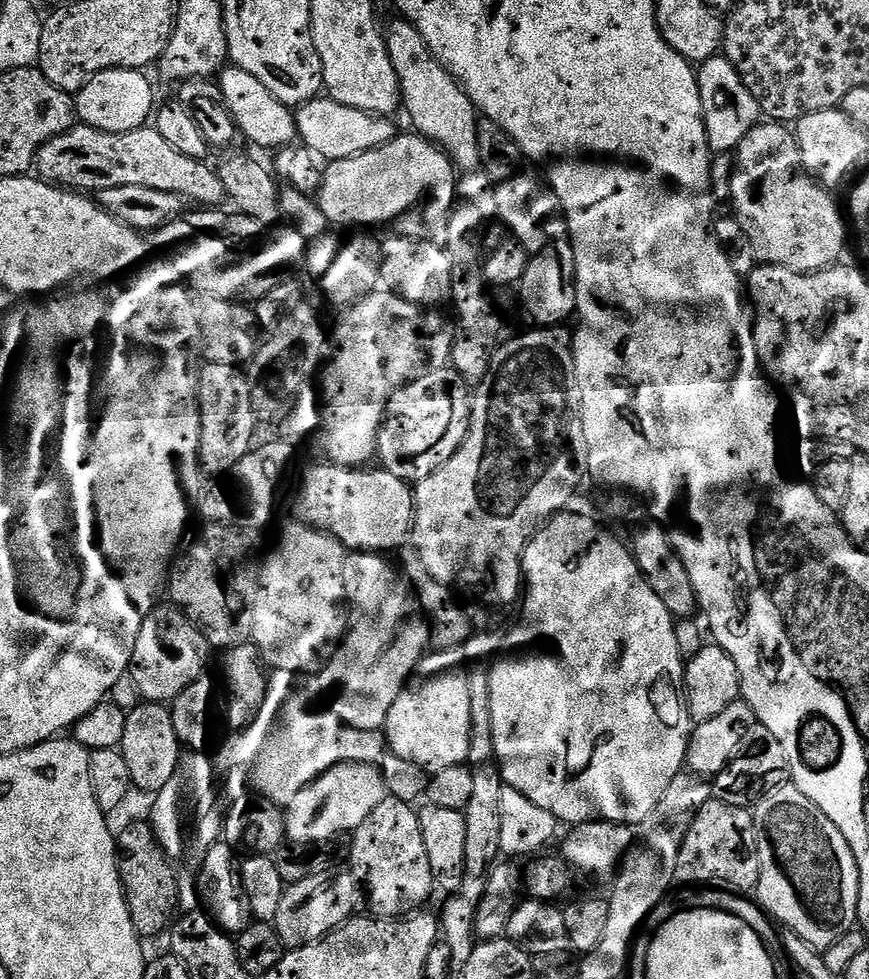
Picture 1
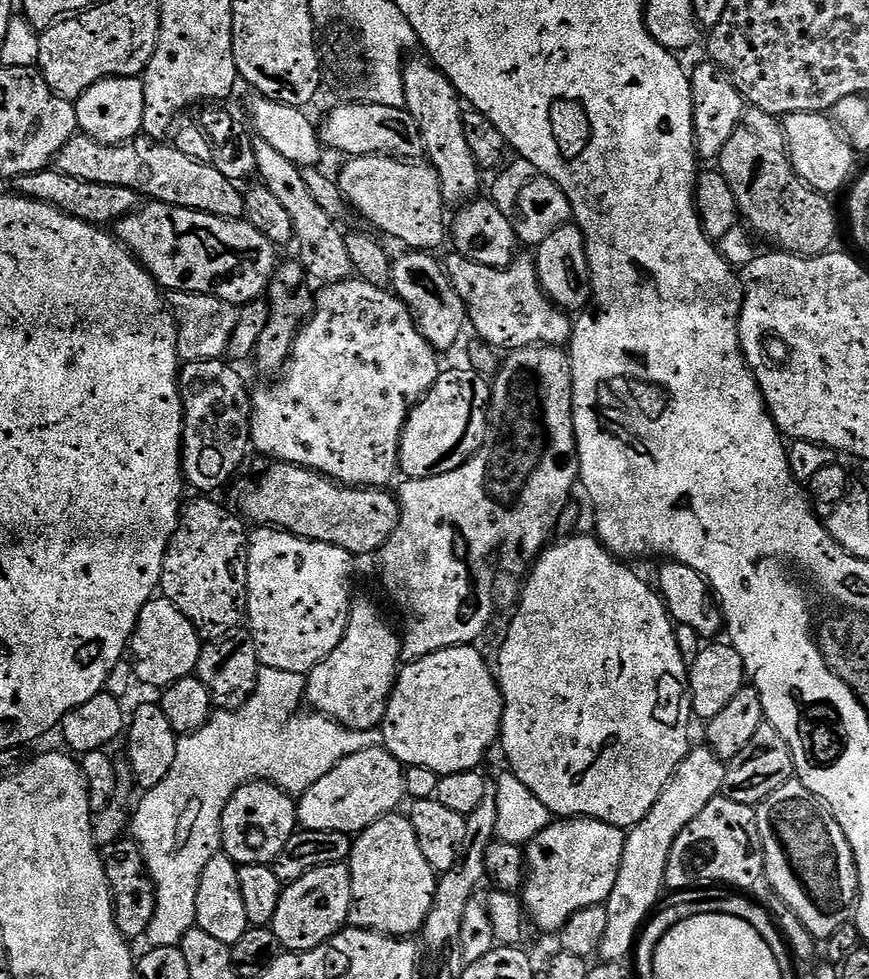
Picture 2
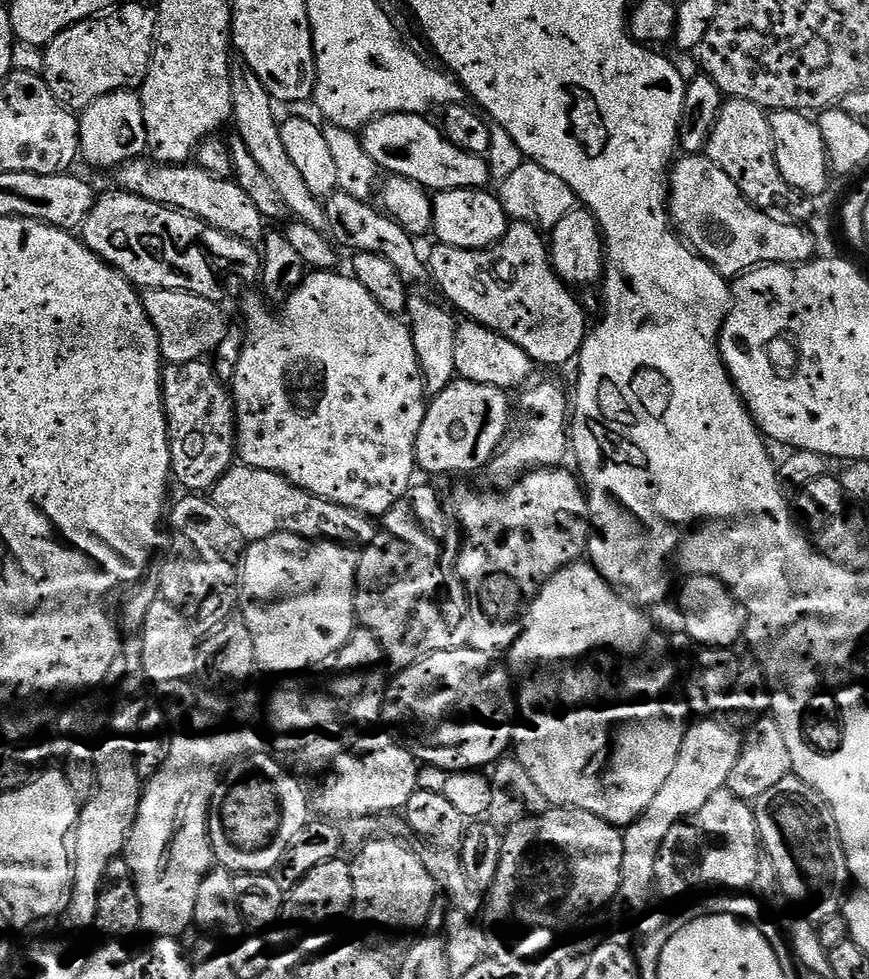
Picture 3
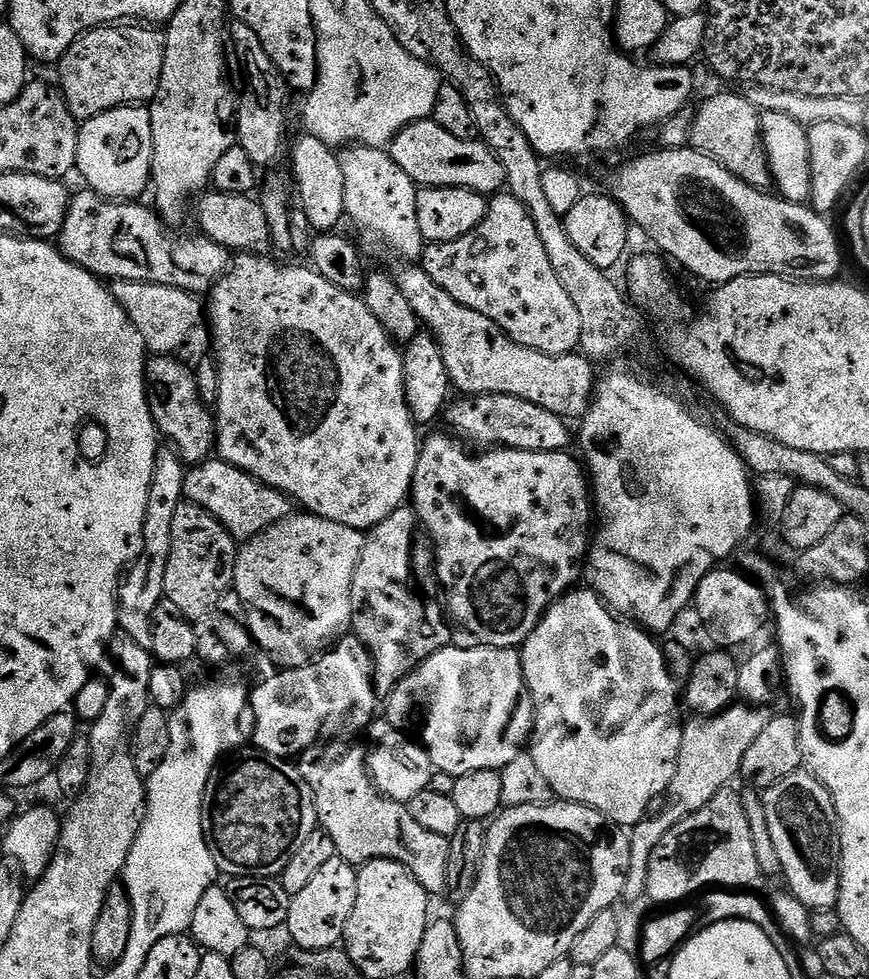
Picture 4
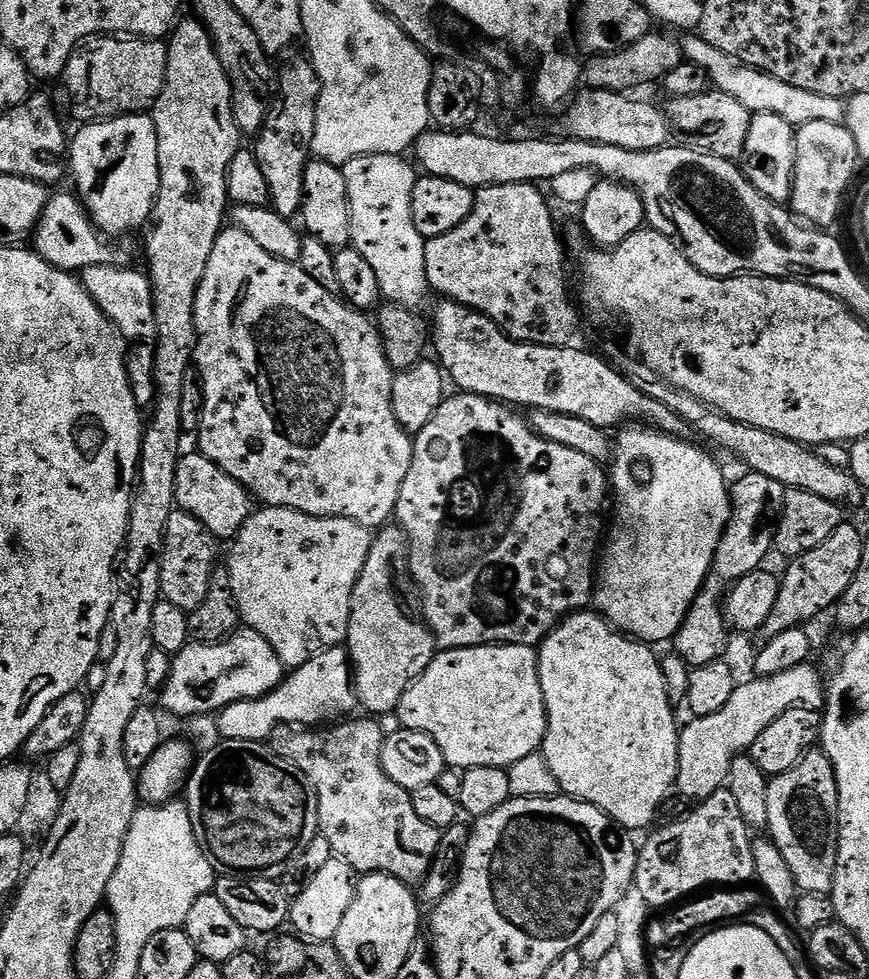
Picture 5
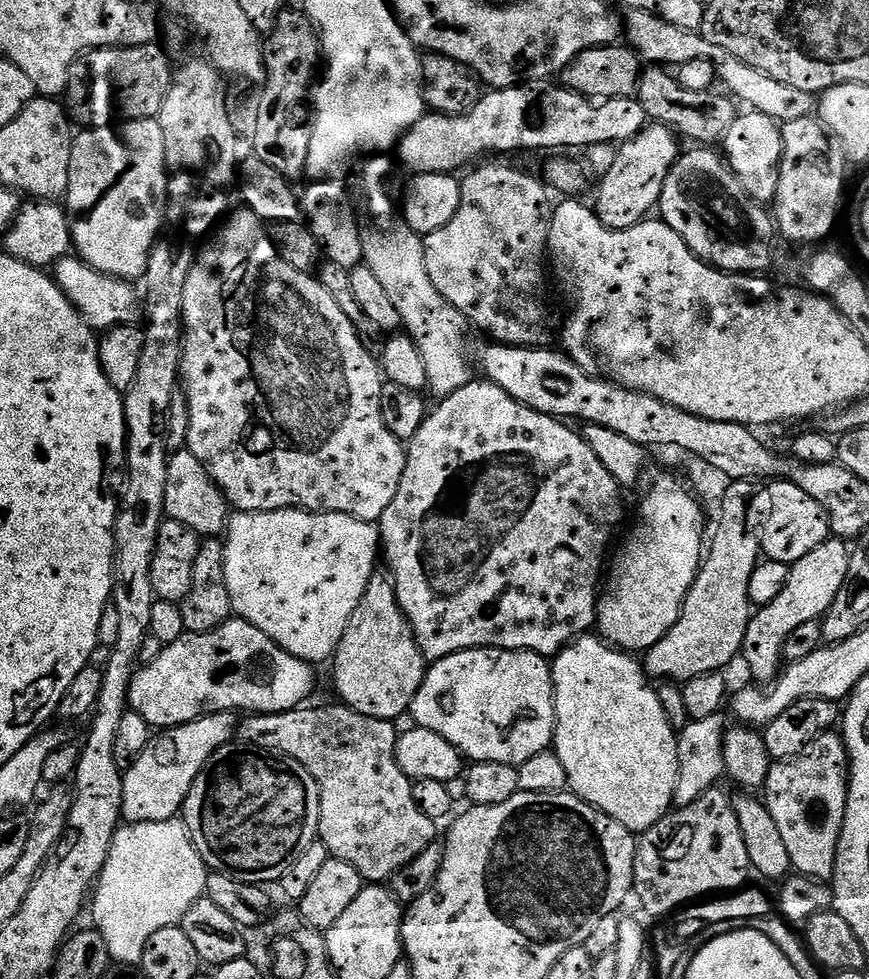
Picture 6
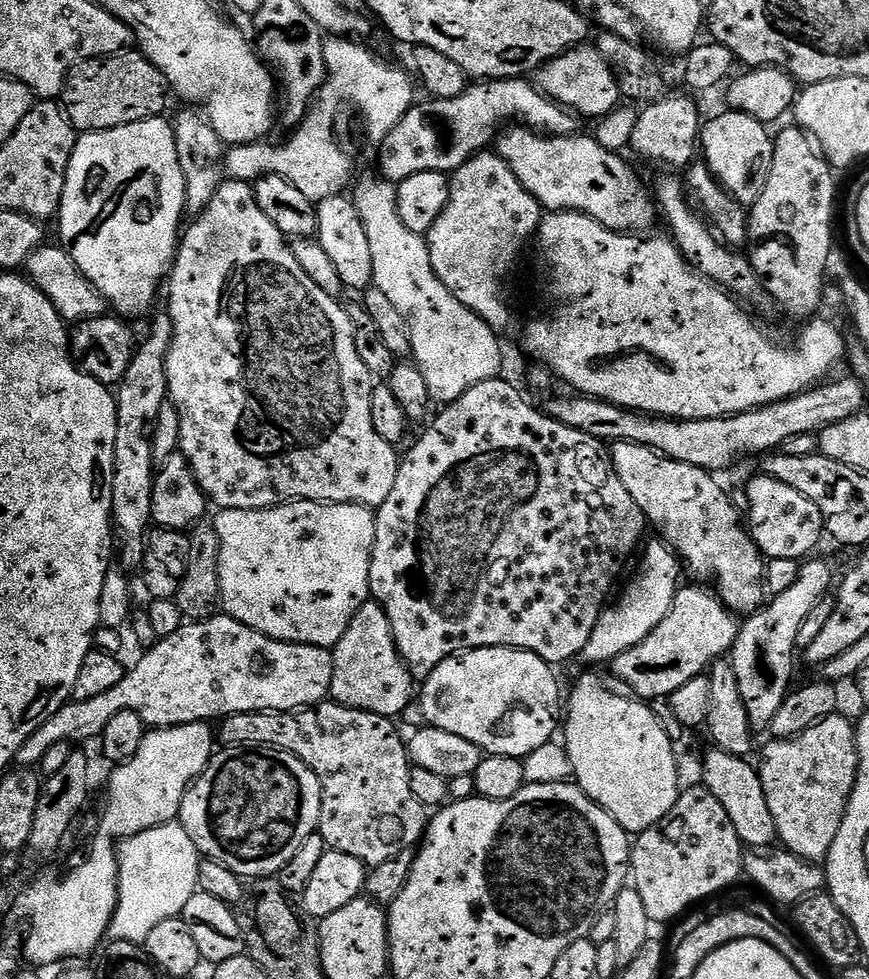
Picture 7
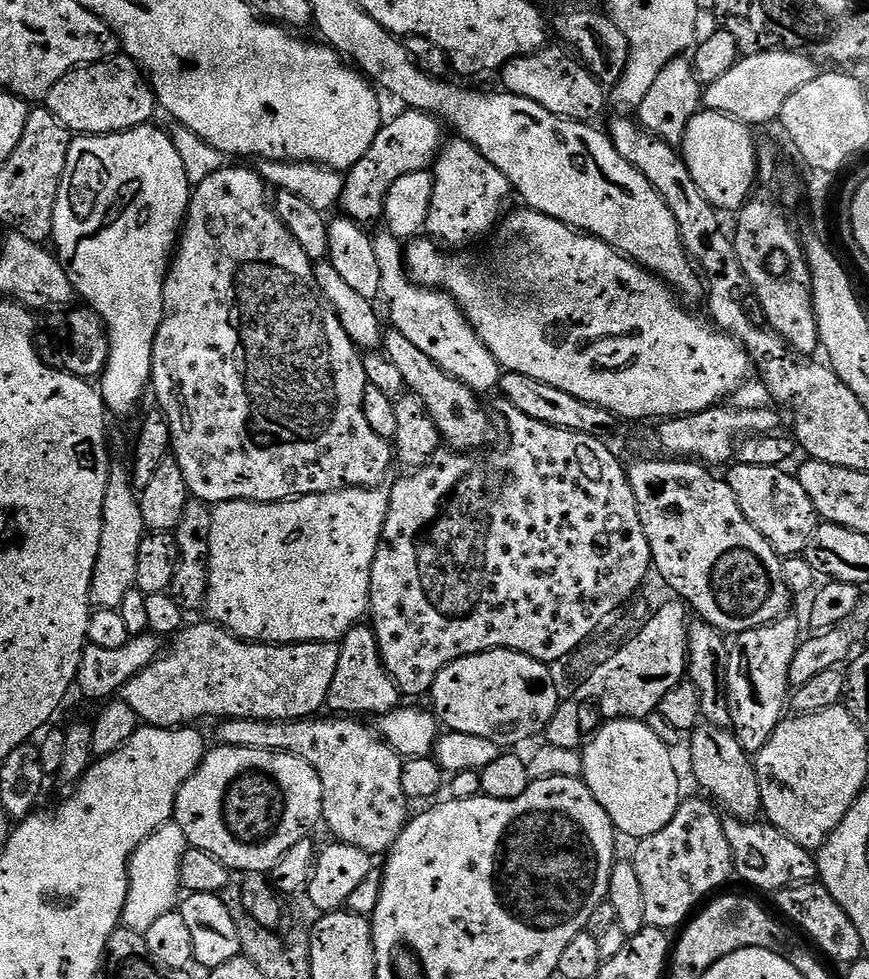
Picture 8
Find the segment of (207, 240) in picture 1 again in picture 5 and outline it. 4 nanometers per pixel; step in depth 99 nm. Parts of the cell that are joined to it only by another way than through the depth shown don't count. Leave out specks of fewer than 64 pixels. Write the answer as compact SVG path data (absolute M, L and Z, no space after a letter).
M53 191L49 195L46 210L42 210L42 218L36 223L36 231L30 240L34 251L50 262L50 266L73 274L79 274L90 266L123 265L128 256L127 250L120 245L123 243L105 236L92 223L88 209L81 204L79 196L68 192Z

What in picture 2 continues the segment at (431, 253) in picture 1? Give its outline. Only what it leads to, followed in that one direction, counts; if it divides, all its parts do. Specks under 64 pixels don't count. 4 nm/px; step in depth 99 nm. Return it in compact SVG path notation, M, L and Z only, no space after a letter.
M408 250L391 261L392 278L391 291L399 300L410 310L410 314L416 320L418 330L422 334L422 338L426 338L426 342L430 342L430 346L438 354L448 352L460 340L460 335L464 332L464 324L469 323L468 307L462 302L462 298L458 298L458 290L454 290L454 286L450 282L448 273L444 270L444 265L438 259L435 260L433 253L428 250Z

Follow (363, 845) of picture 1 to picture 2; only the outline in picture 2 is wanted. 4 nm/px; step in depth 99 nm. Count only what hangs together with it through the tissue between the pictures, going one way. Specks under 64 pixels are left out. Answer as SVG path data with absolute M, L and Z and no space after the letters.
M393 814L378 818L352 842L352 854L346 863L352 875L352 909L348 915L348 924L353 928L365 928L371 932L380 932L384 936L412 938L423 929L426 914L430 914L430 906L434 902L434 890L438 874L426 862L422 850L418 846L418 834L414 834L414 826L407 815Z

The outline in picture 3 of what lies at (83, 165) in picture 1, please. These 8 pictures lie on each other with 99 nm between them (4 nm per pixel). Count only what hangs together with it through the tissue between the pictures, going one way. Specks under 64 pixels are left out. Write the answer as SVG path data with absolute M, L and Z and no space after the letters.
M137 158L128 160L115 169L115 187L135 196L146 198L150 202L165 204L167 208L176 208L186 212L189 216L196 216L205 220L210 226L222 230L248 244L263 241L266 231L266 221L254 206L242 186L238 186L235 179L206 174L198 166L187 164L159 164L151 158Z

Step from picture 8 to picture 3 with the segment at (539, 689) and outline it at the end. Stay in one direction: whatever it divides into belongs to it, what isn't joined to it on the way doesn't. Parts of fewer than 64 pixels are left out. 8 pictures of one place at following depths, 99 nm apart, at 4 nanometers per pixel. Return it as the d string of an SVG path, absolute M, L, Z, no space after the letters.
M465 646L431 652L391 677L384 693L383 723L401 728L409 736L407 747L421 765L433 764L449 774L484 770L495 765L507 748L509 751L514 740L514 680L503 663L495 664L492 660L495 659L489 653Z

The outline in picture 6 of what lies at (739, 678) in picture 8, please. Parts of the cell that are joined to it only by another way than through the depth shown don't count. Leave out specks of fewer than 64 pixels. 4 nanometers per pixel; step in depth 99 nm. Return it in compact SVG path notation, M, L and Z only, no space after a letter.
M829 538L822 542L822 546L810 550L806 558L798 558L798 562L788 569L782 594L778 594L774 602L763 605L753 615L742 649L742 661L748 667L749 674L756 679L753 681L775 681L782 671L786 638L790 638L790 634L798 626L823 618L830 610L834 598L838 598L838 590L842 590L842 582L846 582L846 570L850 570L852 557L849 545L844 544L847 543L843 539Z

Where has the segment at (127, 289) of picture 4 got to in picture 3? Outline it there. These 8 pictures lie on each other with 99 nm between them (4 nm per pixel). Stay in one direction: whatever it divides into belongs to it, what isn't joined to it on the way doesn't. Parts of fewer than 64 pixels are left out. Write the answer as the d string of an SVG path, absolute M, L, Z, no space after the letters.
M150 288L143 293L142 299L150 322L160 335L160 355L170 364L194 362L211 357L218 342L222 342L222 334L226 334L230 327L229 321L224 321L221 305L198 294Z

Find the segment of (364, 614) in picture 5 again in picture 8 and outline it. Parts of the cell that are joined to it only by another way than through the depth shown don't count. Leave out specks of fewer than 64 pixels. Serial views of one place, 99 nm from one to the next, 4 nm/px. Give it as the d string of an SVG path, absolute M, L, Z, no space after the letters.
M364 622L357 624L341 641L338 670L334 682L330 682L327 707L336 711L333 713L347 714L352 718L382 718L401 704L402 693L384 665L376 629Z

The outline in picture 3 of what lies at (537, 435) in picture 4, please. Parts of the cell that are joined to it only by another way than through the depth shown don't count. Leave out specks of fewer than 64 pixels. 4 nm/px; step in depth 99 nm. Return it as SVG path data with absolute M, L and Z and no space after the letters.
M457 378L450 386L446 386L446 390L442 390L442 394L431 397L426 414L422 418L422 430L418 430L417 469L421 473L429 472L432 476L446 476L450 472L476 472L479 468L481 471L500 451L509 435L508 423L512 420L512 408L508 405L508 396L509 393L503 388Z

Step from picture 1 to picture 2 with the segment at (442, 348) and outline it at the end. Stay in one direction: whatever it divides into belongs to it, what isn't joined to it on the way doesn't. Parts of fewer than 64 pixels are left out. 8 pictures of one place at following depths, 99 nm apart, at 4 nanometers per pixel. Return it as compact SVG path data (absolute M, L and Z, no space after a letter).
M349 278L337 284L323 285L315 293L314 307L311 316L296 335L292 347L292 355L288 357L283 372L269 388L260 388L251 393L252 398L252 448L262 455L269 456L269 461L282 464L296 464L299 468L309 468L320 476L328 476L338 484L347 484L350 488L382 488L387 489L392 479L397 479L400 467L400 439L406 426L406 418L413 406L426 395L440 376L442 365L438 361L438 353L432 349L430 342L422 338L416 320L410 310L387 287L379 288L359 278Z

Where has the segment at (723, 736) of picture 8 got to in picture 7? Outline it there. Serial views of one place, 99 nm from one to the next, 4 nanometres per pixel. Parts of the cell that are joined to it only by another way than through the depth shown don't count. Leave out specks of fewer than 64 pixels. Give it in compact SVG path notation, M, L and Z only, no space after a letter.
M712 746L709 749L709 752L704 756L703 787L708 788L710 794L714 794L714 798L718 798L718 802L722 802L722 807L725 808L726 815L730 817L730 822L734 822L734 830L738 830L738 838L745 849L771 849L777 843L778 837L776 835L776 827L774 826L774 817L770 814L770 806L766 802L766 790L762 790L762 778L757 765L749 762L745 757L726 754L721 748Z

